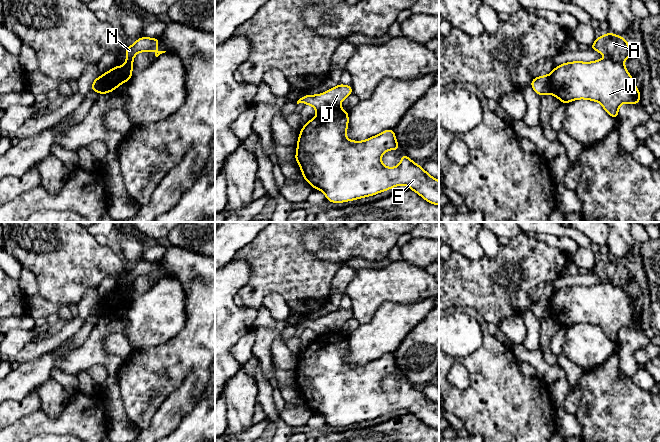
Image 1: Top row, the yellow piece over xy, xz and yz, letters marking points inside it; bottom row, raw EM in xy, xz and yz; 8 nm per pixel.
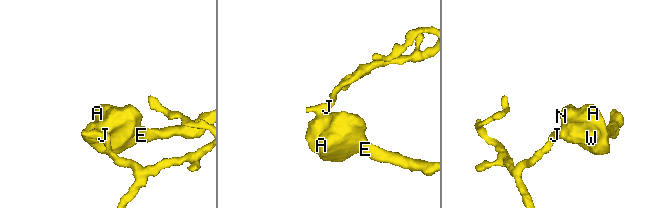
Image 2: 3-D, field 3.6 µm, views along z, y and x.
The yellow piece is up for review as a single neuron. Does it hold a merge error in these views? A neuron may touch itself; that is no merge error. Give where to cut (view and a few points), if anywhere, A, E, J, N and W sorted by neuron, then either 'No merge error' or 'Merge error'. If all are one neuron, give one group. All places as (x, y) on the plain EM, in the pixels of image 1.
Split along xz (337, 331), (327, 331), (318, 336). Groups: A E N W / J. Merge error

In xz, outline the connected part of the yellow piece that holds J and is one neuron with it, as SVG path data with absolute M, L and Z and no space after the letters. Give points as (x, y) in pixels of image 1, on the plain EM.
M338 308L336 311L327 314L322 318L304 319L297 325L297 328L304 327L311 329L318 336L327 332L338 332L341 326L353 317L351 309Z

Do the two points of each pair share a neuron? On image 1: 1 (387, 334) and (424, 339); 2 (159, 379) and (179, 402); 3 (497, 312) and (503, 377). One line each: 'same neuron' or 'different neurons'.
1: different neurons
2: different neurons
3: different neurons

